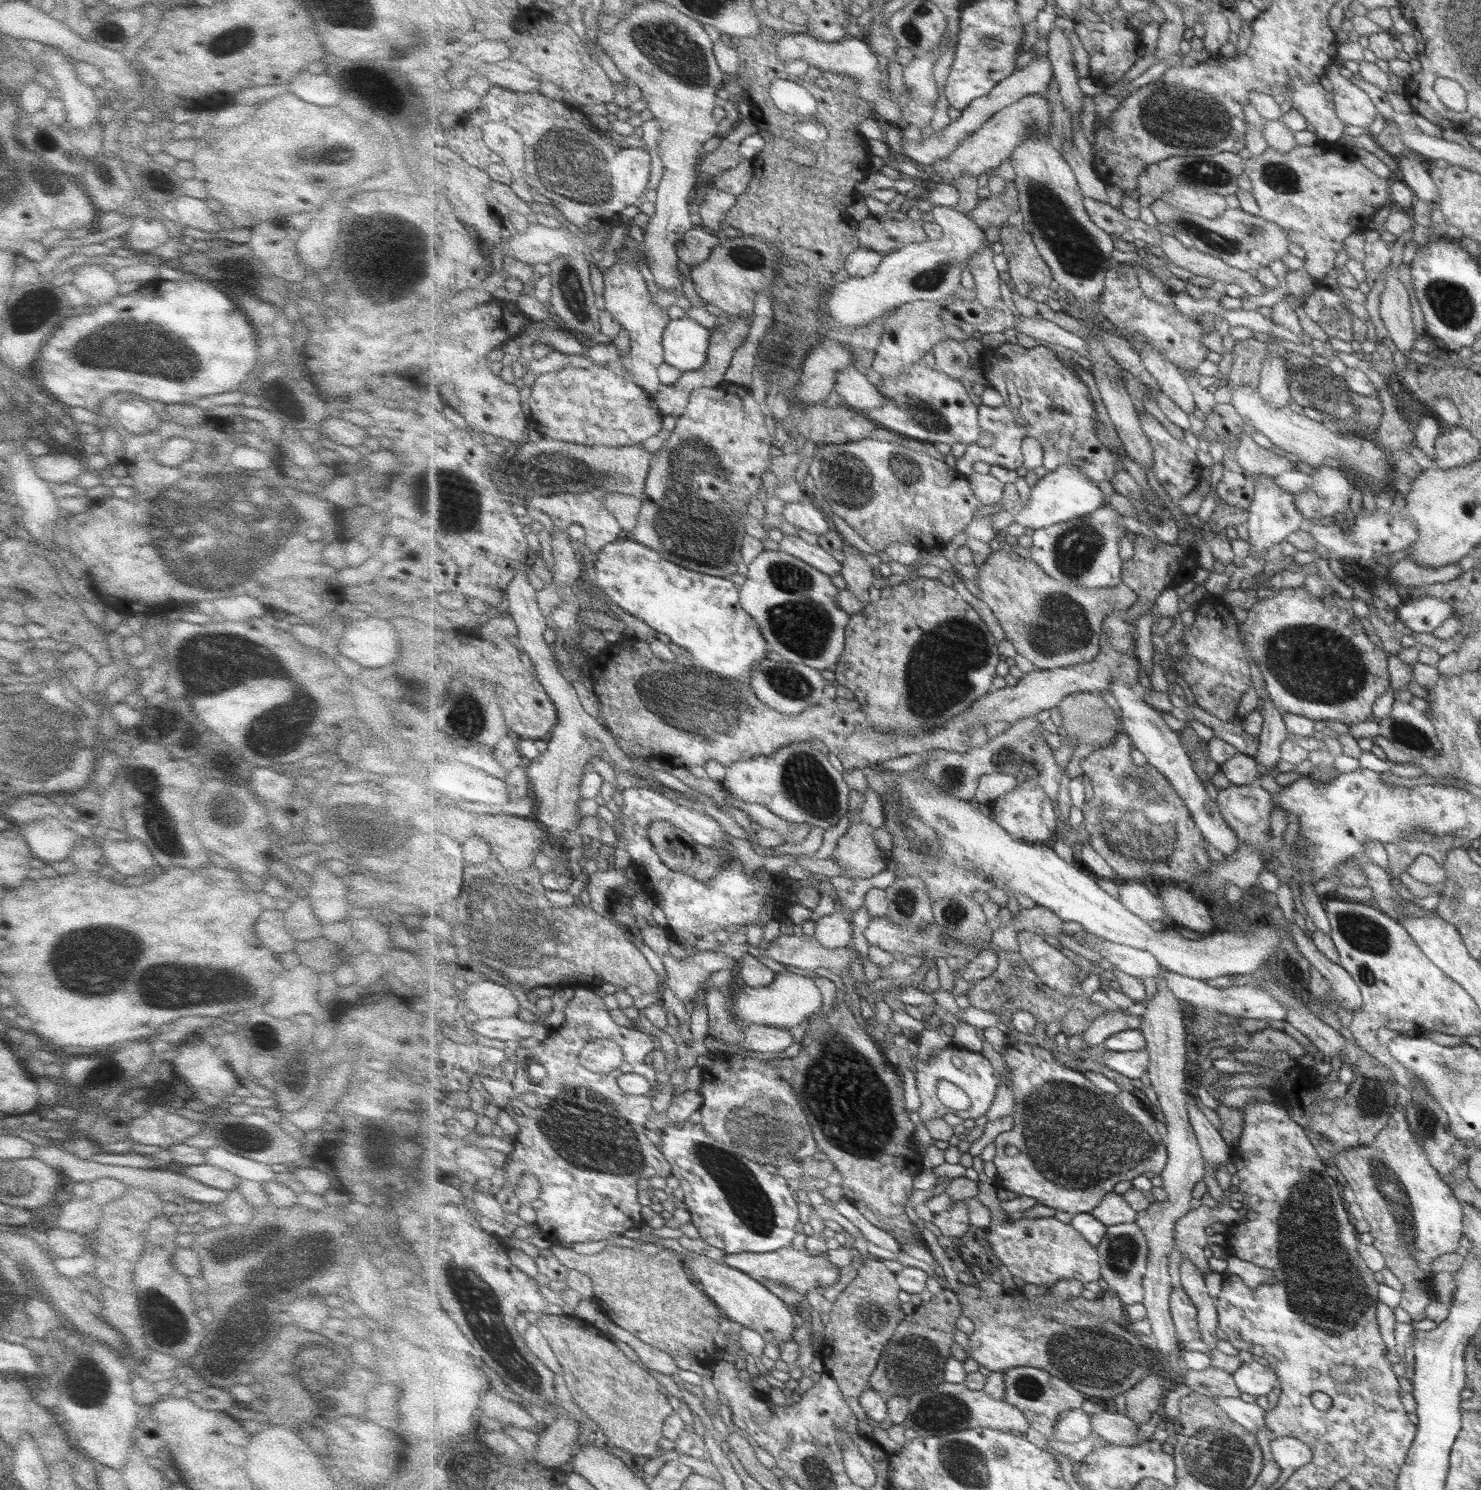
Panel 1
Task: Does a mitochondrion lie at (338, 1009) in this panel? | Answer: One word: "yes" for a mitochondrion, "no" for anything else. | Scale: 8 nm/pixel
no

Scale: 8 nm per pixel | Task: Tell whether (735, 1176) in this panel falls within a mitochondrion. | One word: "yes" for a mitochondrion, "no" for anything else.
yes

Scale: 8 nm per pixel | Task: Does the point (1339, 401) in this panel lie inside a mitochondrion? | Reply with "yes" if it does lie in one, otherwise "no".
yes

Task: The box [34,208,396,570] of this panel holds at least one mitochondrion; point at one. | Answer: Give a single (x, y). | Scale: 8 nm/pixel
(109, 344)

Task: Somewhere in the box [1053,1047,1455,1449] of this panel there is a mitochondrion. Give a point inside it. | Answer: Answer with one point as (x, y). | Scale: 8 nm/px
(1323, 1286)

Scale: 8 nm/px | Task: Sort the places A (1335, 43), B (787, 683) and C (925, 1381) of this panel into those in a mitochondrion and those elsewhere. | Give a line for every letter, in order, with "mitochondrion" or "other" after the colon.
A: other
B: mitochondrion
C: mitochondrion

